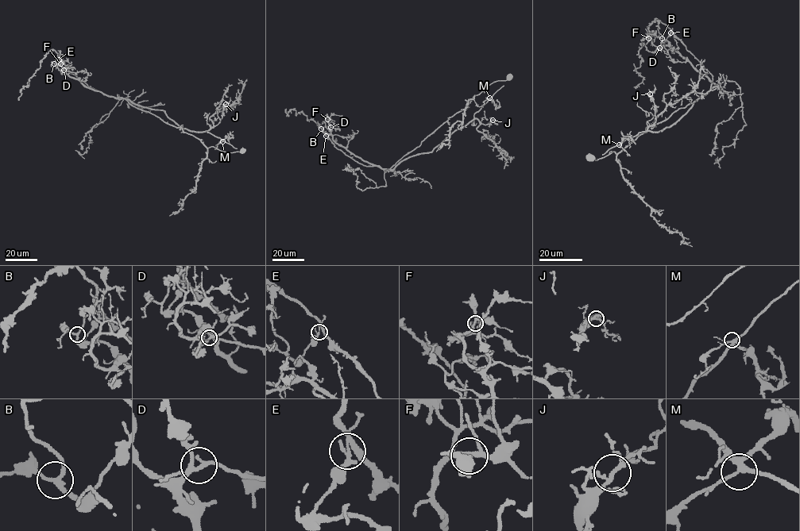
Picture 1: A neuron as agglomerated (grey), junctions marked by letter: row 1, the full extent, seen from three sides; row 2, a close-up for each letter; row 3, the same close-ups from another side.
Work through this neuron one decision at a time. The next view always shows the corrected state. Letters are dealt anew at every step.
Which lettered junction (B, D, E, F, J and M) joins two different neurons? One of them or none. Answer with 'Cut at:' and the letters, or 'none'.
Cut at: E

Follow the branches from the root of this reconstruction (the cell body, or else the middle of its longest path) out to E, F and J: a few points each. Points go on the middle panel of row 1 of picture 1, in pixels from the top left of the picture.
E: (509, 76), (494, 81), (475, 95), (465, 108), (389, 169), (358, 163), (338, 149), (326, 136)
F: (509, 76), (494, 81), (475, 95), (465, 108), (389, 169), (363, 161), (338, 145), (326, 127), (327, 119)
J: (509, 76), (475, 95), (390, 168), (430, 152), (475, 118), (484, 125), (492, 120)

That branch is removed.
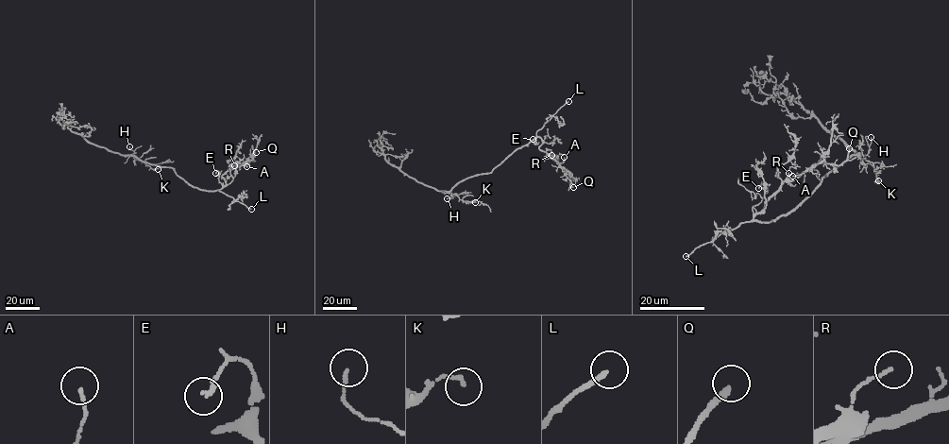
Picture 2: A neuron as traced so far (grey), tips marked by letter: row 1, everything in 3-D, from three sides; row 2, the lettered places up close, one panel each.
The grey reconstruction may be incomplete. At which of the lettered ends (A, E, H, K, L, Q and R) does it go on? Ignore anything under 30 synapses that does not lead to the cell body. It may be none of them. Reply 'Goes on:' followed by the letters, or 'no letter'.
Goes on: L

